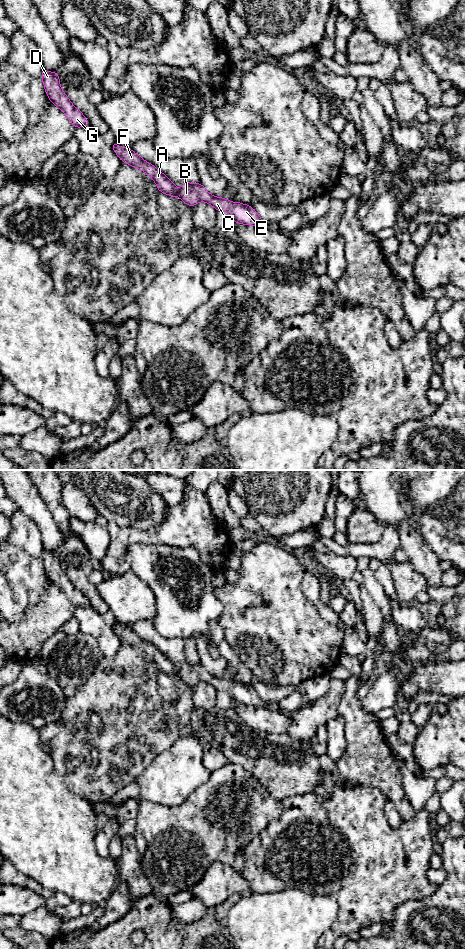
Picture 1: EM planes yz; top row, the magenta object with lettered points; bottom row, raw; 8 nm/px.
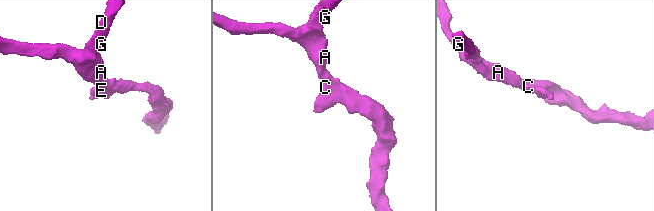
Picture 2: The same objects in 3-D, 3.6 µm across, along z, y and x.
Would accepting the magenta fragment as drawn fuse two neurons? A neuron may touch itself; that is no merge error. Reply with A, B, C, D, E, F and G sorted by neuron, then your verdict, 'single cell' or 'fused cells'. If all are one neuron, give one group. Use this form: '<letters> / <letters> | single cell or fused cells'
A B C D E F G | single cell

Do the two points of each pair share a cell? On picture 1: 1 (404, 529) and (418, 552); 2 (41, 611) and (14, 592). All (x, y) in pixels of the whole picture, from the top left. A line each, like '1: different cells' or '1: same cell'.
1: same cell
2: different cells

